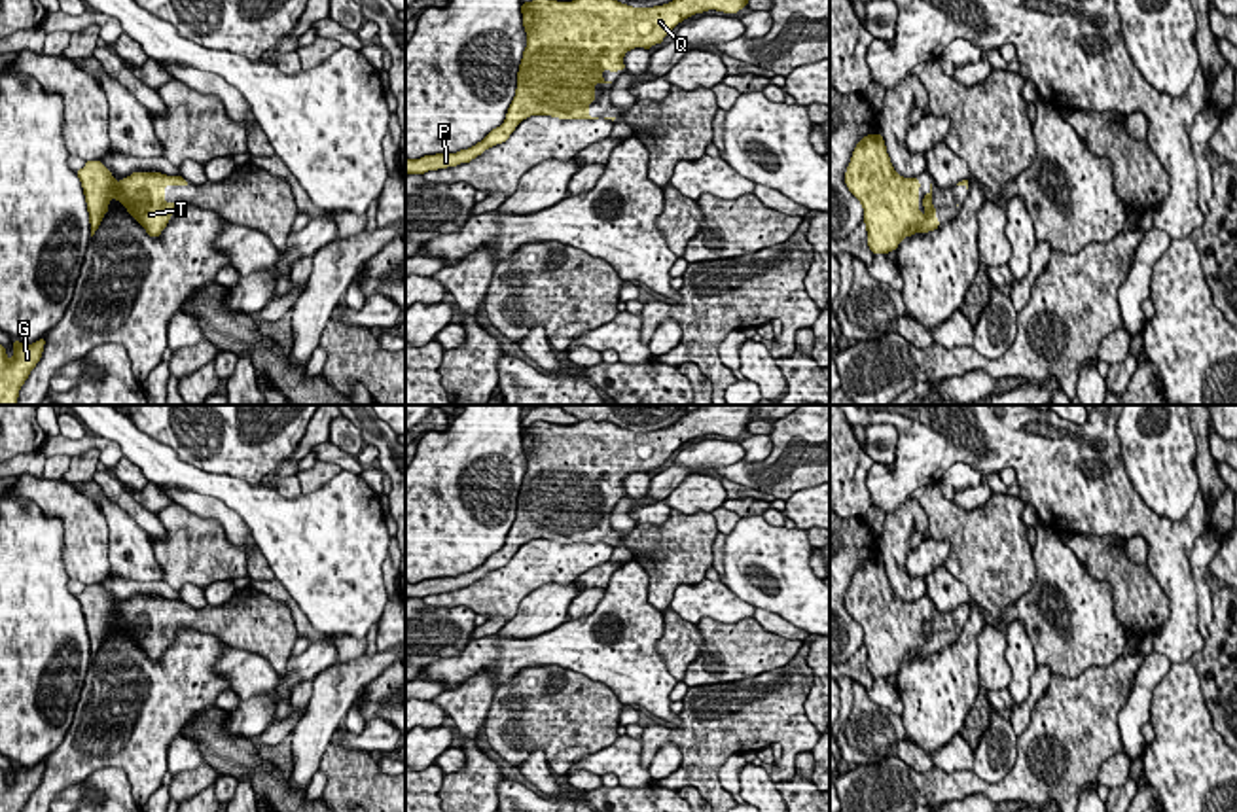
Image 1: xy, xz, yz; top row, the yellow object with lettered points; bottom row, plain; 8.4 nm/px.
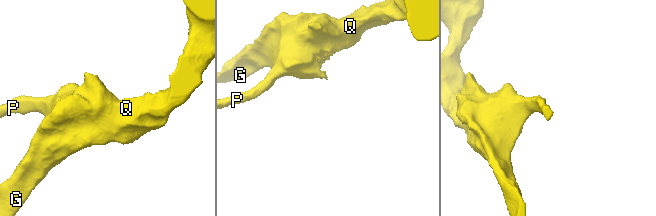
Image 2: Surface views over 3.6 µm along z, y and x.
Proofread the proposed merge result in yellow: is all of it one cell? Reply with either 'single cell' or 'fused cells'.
single cell

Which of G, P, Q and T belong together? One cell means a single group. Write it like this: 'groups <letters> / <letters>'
groups G P Q T

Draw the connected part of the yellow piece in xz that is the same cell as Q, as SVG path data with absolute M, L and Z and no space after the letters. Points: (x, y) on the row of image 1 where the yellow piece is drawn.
M532 0L523 2L523 26L527 32L527 47L517 72L515 97L508 108L506 119L493 129L481 142L457 153L436 153L421 159L405 159L405 174L424 174L470 163L485 150L510 138L515 127L530 115L551 115L559 119L599 119L589 115L589 104L595 100L597 83L612 83L602 79L602 72L625 72L623 57L629 49L650 49L684 19L708 9L737 13L746 8L748 0L672 0L654 8L633 8L618 0Z

